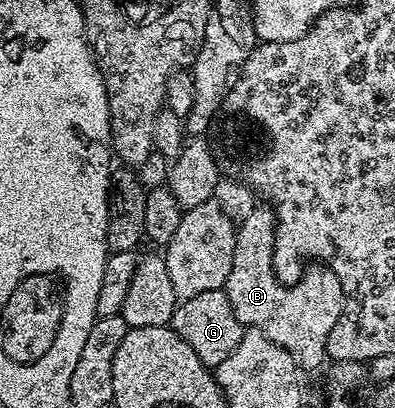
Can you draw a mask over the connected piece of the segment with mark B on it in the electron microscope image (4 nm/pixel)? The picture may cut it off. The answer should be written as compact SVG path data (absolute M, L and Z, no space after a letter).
M259 204L237 226L237 240L235 242L235 260L231 264L231 272L227 276L223 287L227 300L231 300L231 308L235 308L235 316L241 321L242 327L252 328L263 332L275 344L279 344L295 359L302 371L320 371L327 362L327 336L331 336L331 328L341 315L342 304L330 306L316 306L307 304L301 294L287 292L277 286L277 277L273 271L273 244L275 214L268 205Z

